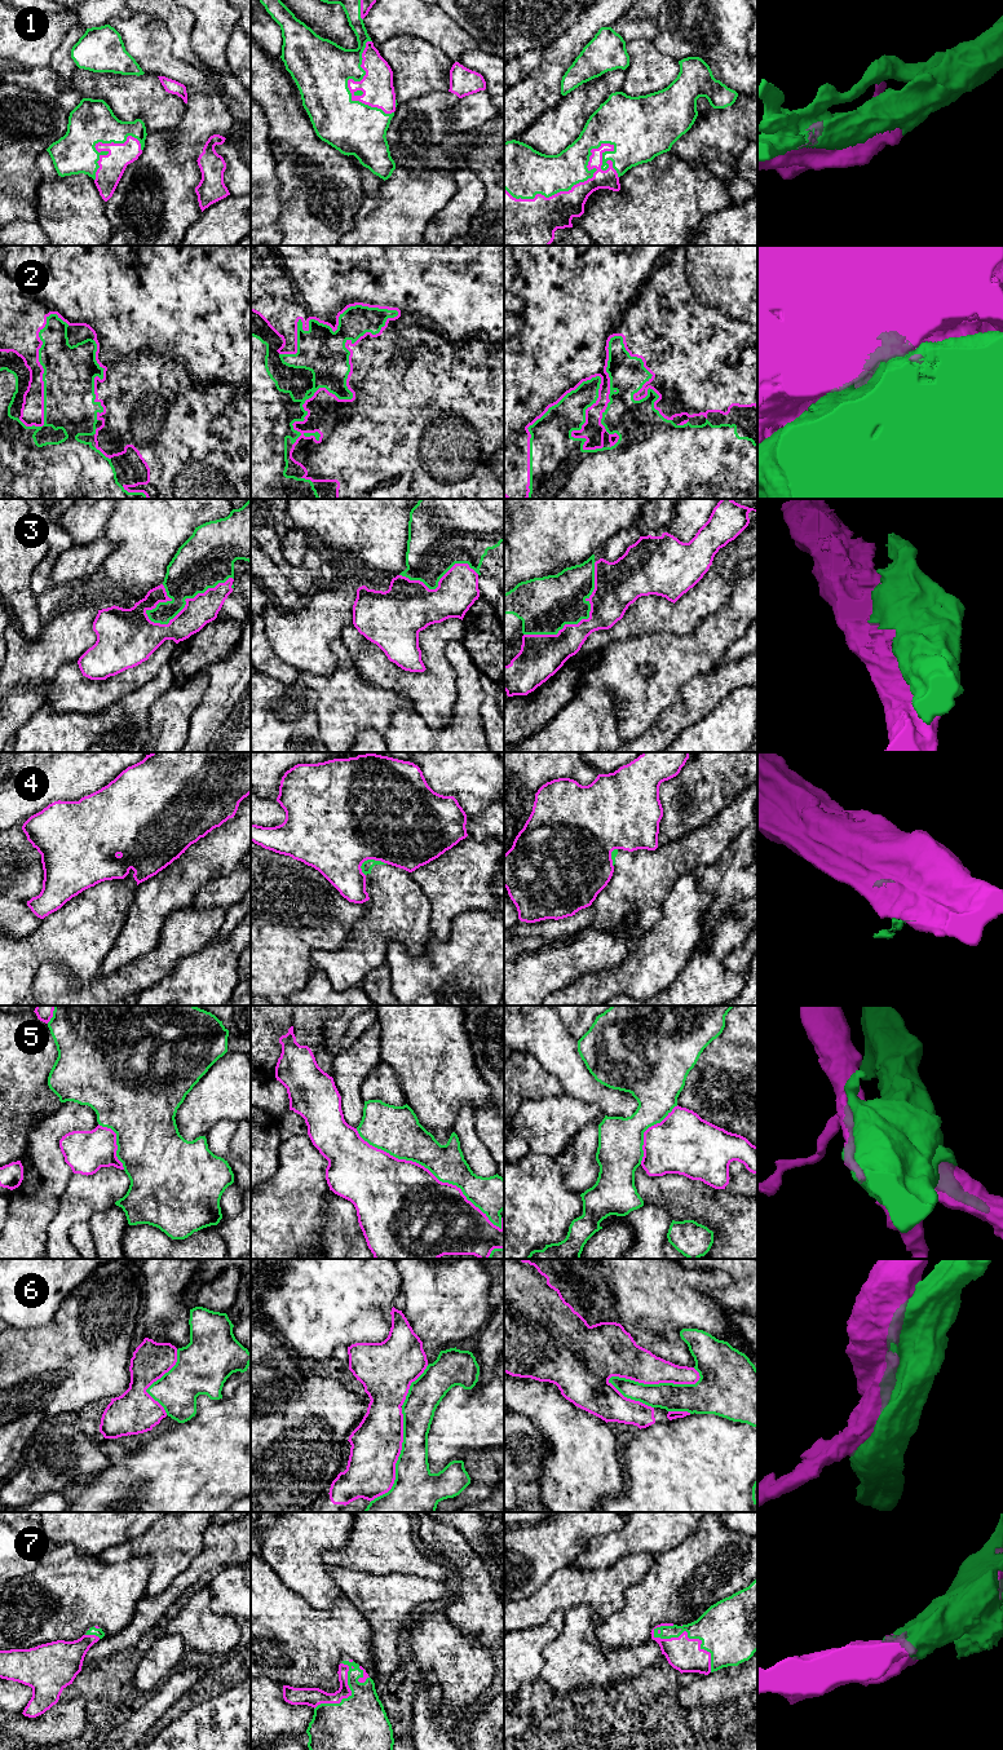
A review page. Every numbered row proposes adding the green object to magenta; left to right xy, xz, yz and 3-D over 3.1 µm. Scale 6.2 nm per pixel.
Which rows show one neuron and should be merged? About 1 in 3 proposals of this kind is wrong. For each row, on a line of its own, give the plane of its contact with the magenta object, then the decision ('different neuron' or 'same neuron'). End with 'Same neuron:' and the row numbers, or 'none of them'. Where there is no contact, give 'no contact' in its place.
1: yz | same neuron
2: xz | different neuron
3: xy | different neuron
4: xz | different neuron
5: xz | different neuron
6: yz | different neuron
7: yz | same neuron
Same neuron: 1, 7

